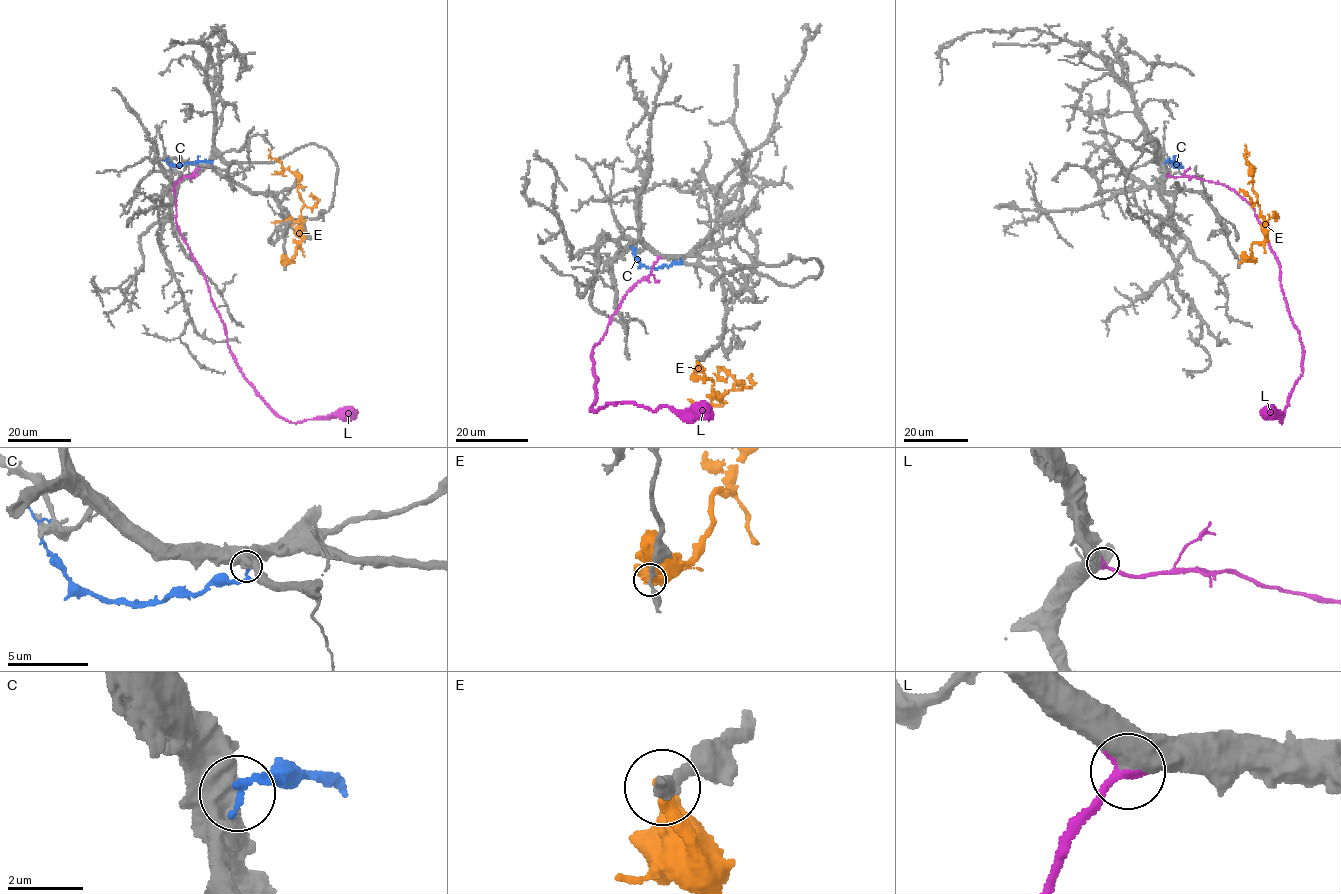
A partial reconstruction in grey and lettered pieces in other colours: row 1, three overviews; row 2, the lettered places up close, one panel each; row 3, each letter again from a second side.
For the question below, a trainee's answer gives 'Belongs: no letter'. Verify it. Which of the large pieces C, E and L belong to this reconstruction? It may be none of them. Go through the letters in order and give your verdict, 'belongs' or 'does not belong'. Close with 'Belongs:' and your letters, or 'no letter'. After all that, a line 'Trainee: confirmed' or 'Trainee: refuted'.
C: does not belong
E: does not belong
L: belongs
Belongs: L
Trainee: refuted

